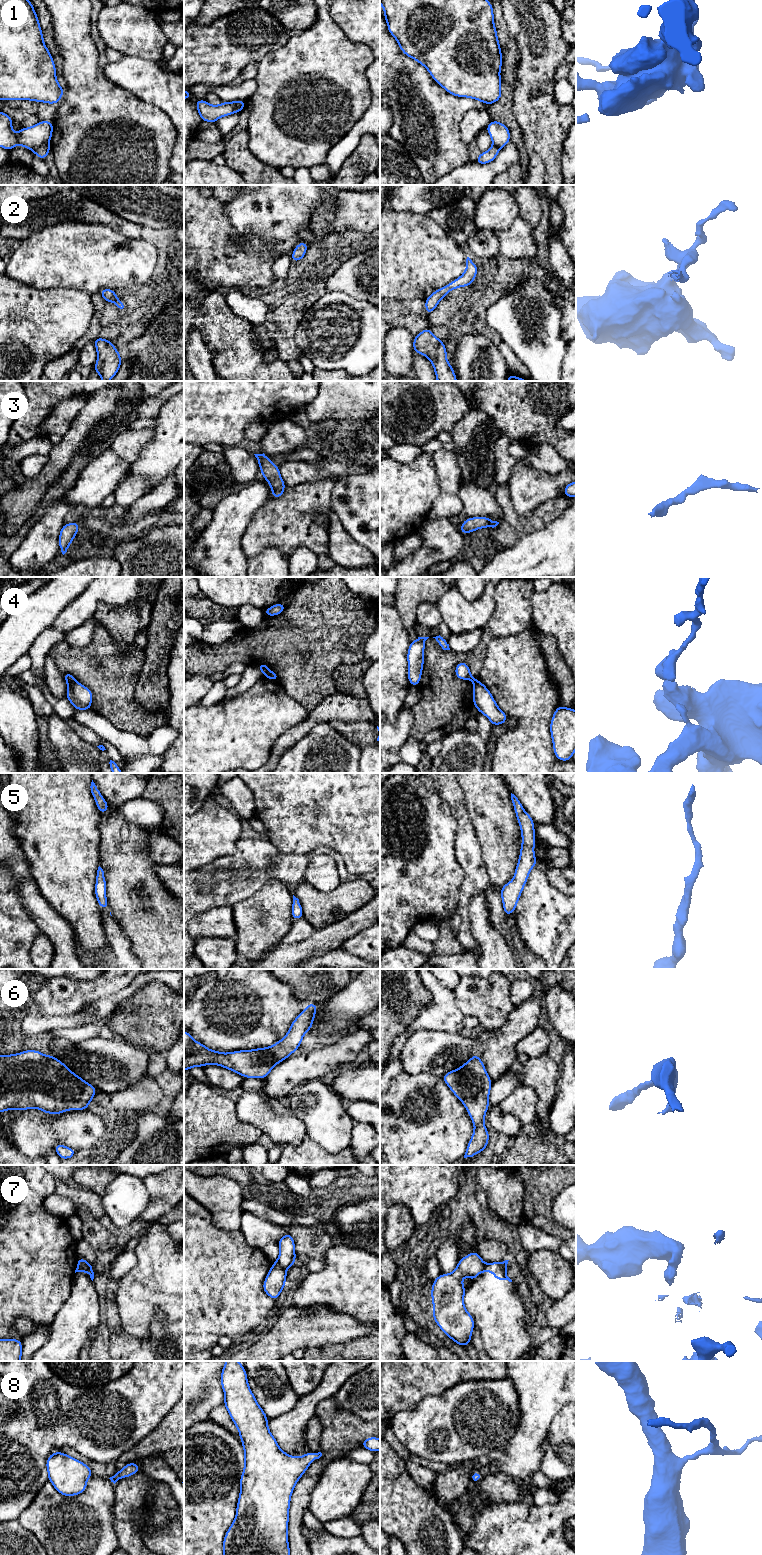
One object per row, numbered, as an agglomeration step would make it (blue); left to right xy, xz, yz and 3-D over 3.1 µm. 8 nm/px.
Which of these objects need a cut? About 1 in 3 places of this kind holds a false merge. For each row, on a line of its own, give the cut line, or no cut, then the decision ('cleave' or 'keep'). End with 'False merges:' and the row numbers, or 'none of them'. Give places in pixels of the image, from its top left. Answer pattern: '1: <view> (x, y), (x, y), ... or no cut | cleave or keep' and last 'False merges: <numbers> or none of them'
1: xy (48, 143), (39, 145), (33, 150) | cleave
2: no cut | keep
3: no cut | keep
4: xy (74, 680), (68, 686) | cleave
5: no cut | keep
6: no cut | keep
7: xz (278, 1266), (285, 1270) | cleave
8: no cut | keep
False merges: 1, 4, 7

